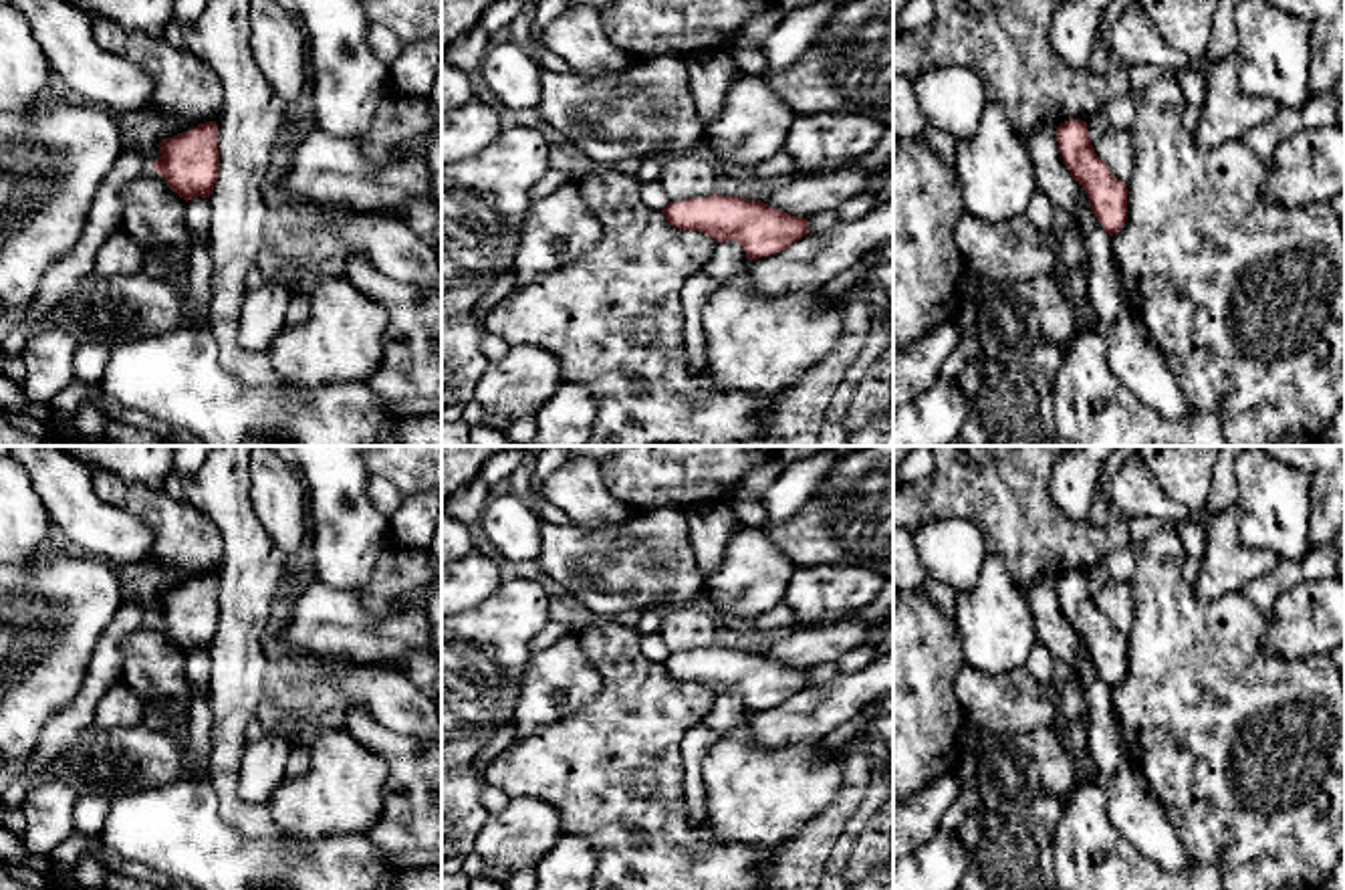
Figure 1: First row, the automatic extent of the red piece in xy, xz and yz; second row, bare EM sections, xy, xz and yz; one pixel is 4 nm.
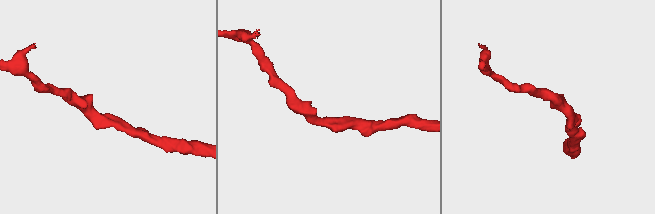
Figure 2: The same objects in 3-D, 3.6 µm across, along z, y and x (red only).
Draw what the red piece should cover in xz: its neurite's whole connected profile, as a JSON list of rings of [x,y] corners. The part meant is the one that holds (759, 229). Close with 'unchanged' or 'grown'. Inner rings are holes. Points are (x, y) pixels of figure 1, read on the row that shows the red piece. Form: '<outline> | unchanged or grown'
[[[738,196],[678,200],[661,214],[676,228],[700,230],[716,242],[736,240],[750,260],[780,252],[809,234],[807,218]]] | unchanged

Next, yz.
[[[1069,119],[1057,127],[1063,163],[1089,198],[1091,212],[1109,236],[1127,220],[1127,184],[1117,180],[1097,157],[1087,123]]] | unchanged

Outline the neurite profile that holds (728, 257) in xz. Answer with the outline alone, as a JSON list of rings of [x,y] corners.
[[[736,240],[718,242],[714,256],[702,268],[706,274],[718,281],[718,285],[734,279],[746,264],[746,252]]]

